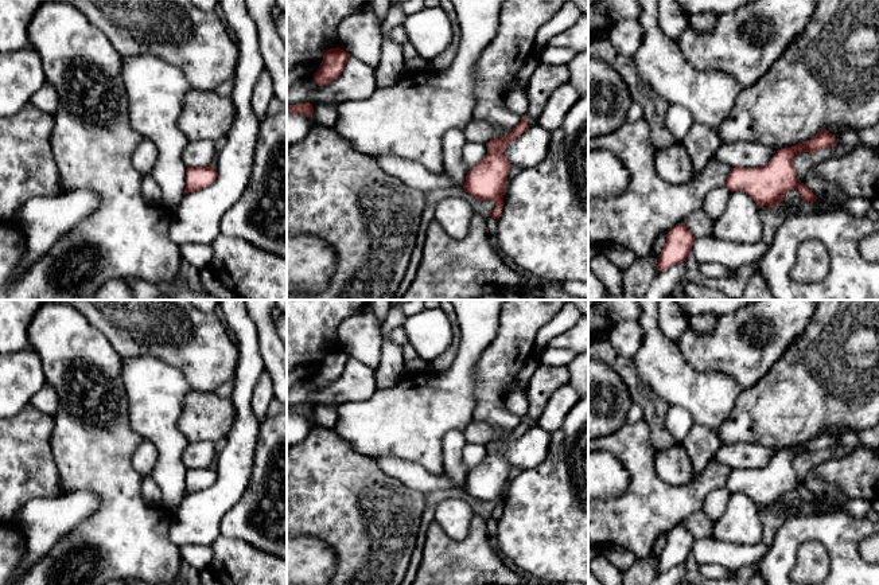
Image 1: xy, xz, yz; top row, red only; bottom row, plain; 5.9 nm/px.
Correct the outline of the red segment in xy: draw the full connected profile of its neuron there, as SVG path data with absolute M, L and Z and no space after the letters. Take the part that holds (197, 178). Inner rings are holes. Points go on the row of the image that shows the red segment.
M187 167L186 169L186 190L184 192L194 192L203 190L214 183L218 172L209 167Z

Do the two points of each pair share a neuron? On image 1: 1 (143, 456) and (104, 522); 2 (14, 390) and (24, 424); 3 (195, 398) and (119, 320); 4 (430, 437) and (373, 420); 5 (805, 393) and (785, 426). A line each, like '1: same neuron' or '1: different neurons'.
1: different neurons
2: different neurons
3: different neurons
4: same neuron
5: same neuron

